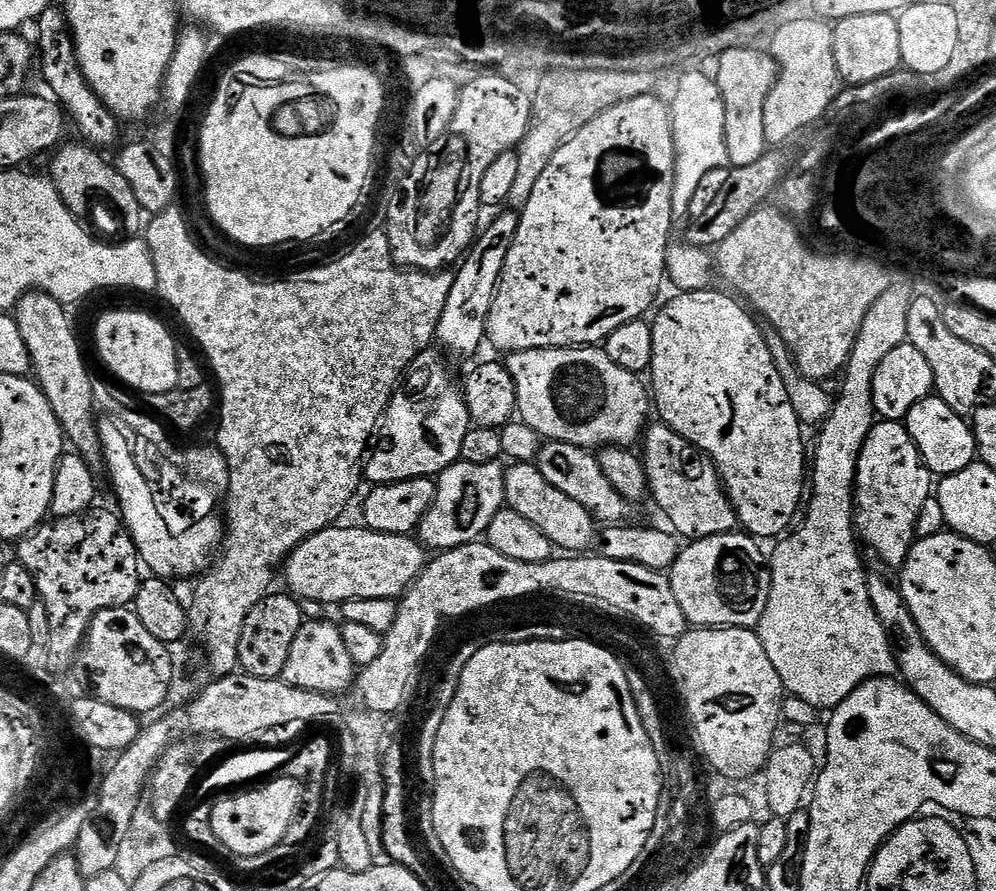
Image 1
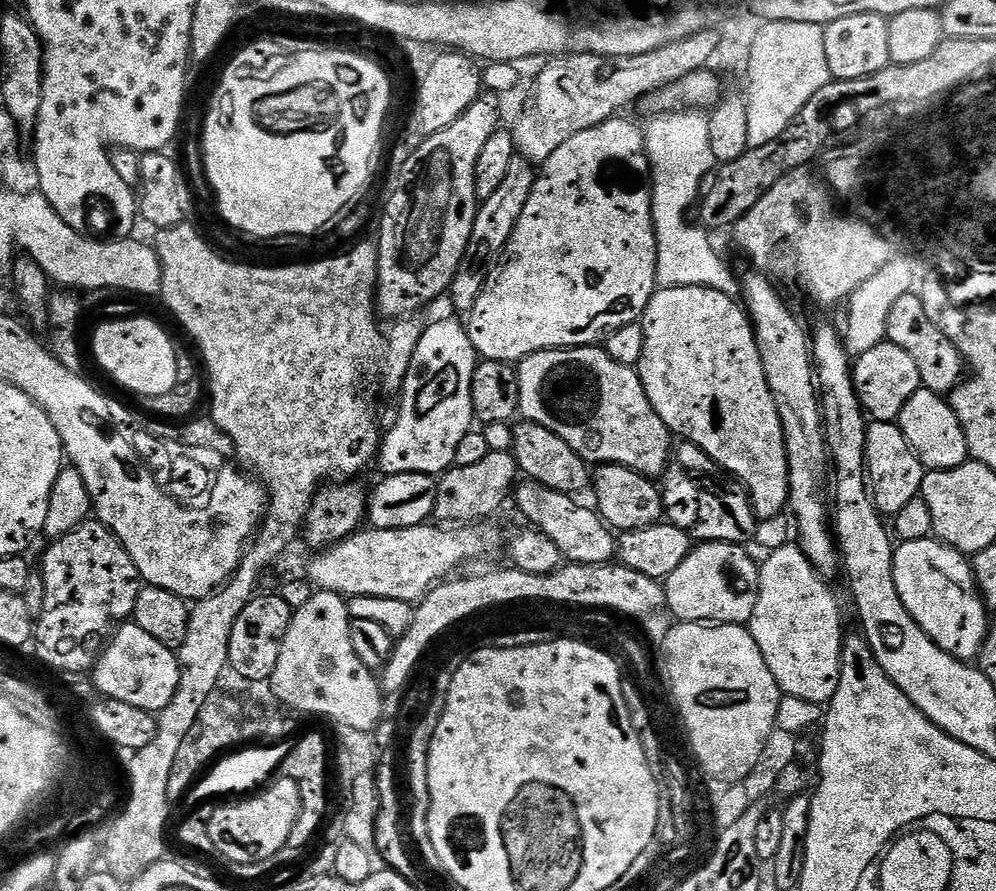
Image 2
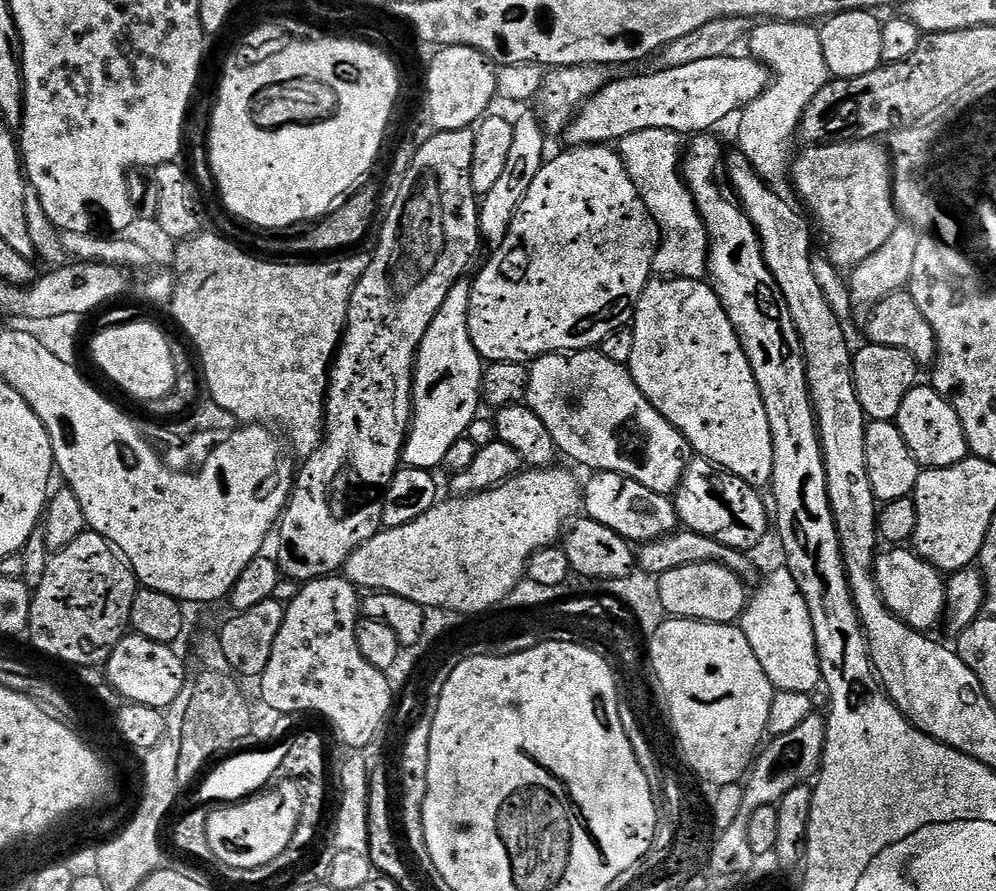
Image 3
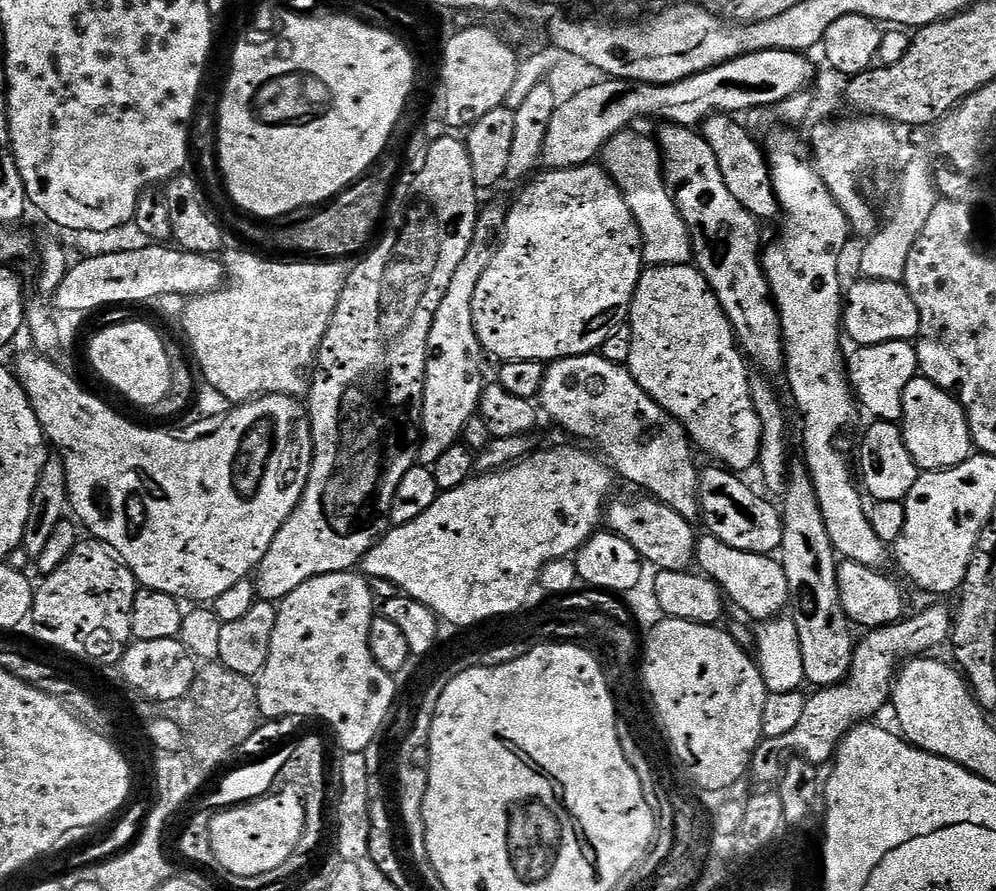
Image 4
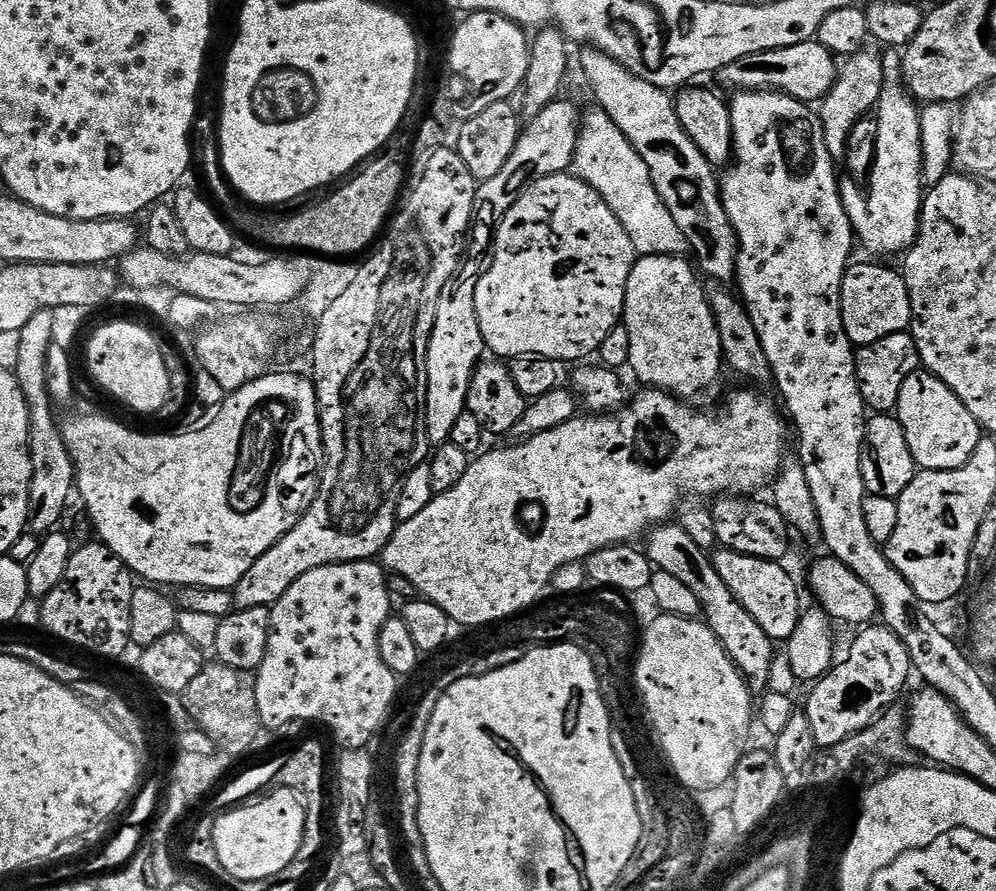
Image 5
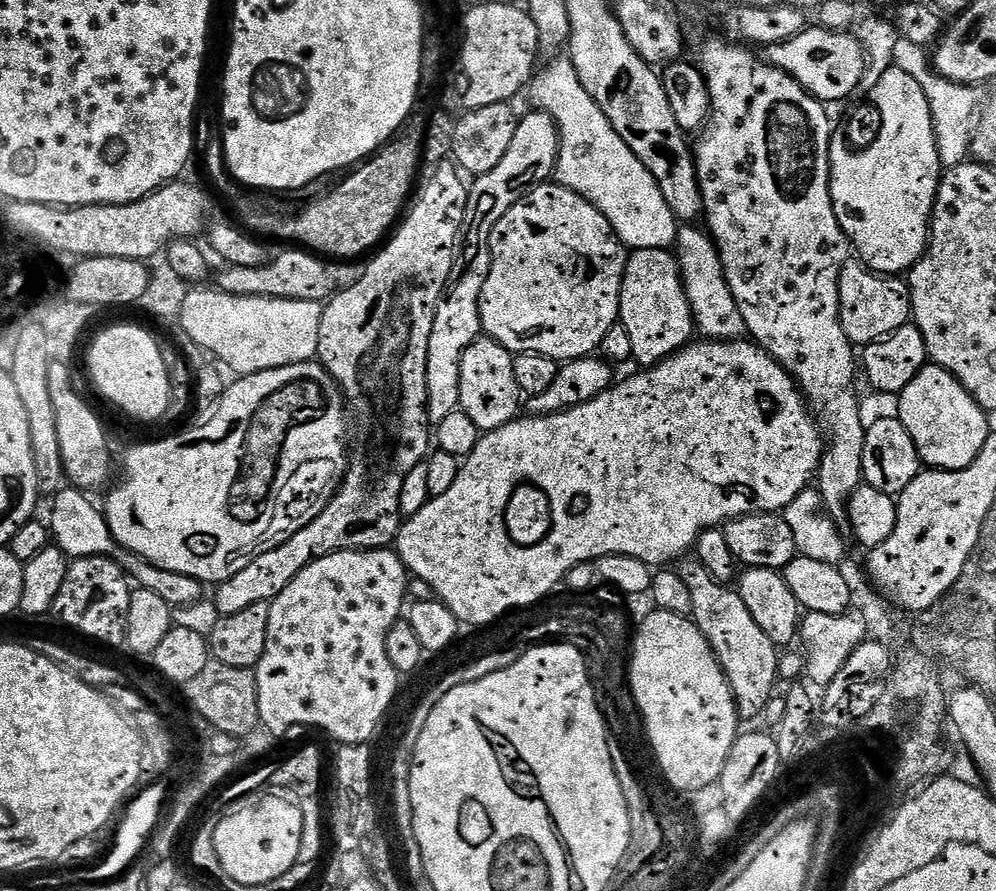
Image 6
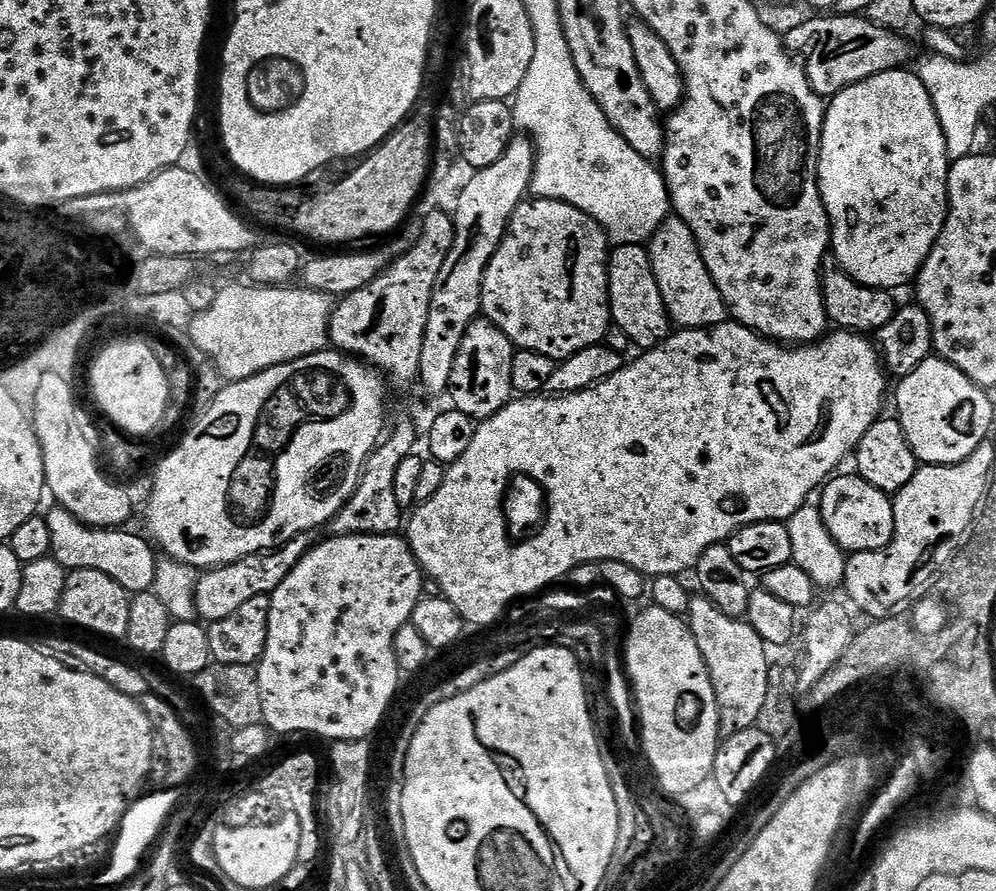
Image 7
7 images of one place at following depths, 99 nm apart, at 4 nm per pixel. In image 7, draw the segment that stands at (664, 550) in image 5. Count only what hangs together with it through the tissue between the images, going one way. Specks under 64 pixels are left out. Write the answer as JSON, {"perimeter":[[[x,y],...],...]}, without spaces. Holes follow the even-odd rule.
{"perimeter":[[[700,594],[689,603],[686,623],[702,650],[702,658],[710,670],[714,694],[718,702],[721,737],[755,728],[758,714],[765,704],[770,687],[768,681],[768,652],[763,638],[748,624],[747,619],[727,616]]]}

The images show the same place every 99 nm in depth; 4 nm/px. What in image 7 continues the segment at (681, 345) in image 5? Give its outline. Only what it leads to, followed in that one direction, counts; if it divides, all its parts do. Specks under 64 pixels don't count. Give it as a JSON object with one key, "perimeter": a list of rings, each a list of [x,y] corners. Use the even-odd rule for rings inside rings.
{"perimeter":[[[617,244],[608,258],[608,301],[612,324],[621,328],[633,346],[640,350],[657,348],[670,335],[666,302],[658,290],[648,249],[643,244]]]}

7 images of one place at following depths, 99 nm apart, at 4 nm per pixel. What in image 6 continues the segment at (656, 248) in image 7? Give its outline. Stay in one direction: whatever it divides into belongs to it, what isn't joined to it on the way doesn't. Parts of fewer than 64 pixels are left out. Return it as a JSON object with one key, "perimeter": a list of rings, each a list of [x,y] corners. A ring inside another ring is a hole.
{"perimeter":[[[696,226],[681,227],[676,233],[674,255],[699,335],[701,332],[704,335],[701,337],[712,342],[745,339],[748,336],[748,327],[742,318],[742,310],[738,310],[738,302],[734,302],[734,294],[730,294],[730,286],[724,277],[724,267],[711,235],[704,230],[699,232]]]}

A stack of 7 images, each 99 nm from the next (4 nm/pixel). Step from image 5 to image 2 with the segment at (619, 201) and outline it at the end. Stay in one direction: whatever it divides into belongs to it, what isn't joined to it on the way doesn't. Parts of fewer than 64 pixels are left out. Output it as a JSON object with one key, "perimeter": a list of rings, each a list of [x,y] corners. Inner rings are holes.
{"perimeter":[[[673,110],[659,115],[646,128],[652,220],[656,223],[656,282],[662,288],[713,288],[736,298],[742,292],[738,276],[736,280],[731,266],[724,261],[723,254],[712,245],[712,240],[708,237],[711,235],[699,223],[691,224],[688,221],[688,211],[691,210],[692,203],[695,205],[701,199],[702,189],[710,176],[708,171],[713,167],[712,172],[718,164],[712,149],[712,125],[708,116],[700,120],[703,114],[703,111],[694,110],[688,116],[684,110]]]}

